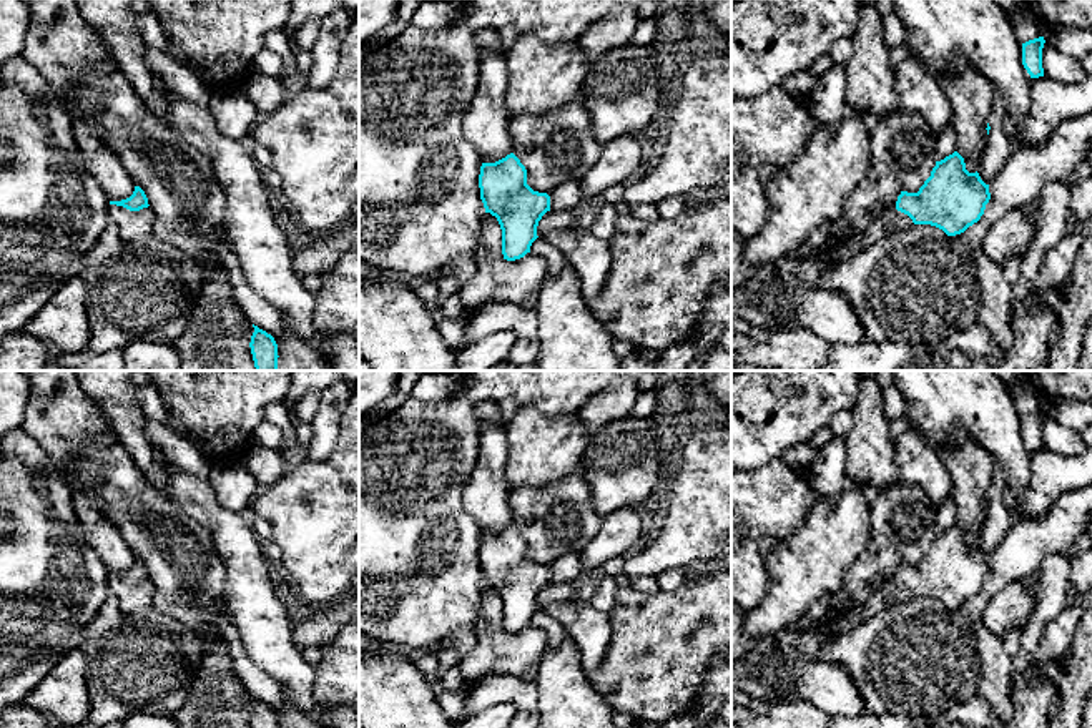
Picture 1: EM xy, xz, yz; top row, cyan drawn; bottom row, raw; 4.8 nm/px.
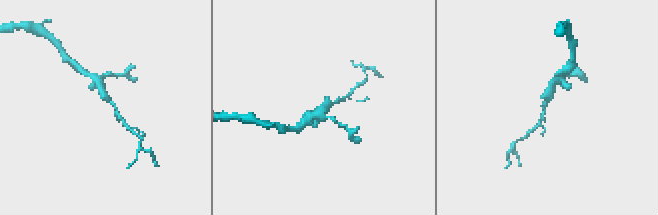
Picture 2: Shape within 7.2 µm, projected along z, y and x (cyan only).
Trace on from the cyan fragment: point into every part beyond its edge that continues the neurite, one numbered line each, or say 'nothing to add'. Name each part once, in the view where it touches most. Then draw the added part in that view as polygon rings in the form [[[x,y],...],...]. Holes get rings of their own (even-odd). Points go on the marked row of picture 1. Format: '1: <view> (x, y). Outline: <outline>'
1: xy (132, 225). Outline: [[[110,204],[110,223],[113,223],[126,241],[153,234],[155,214],[151,208],[130,211],[123,206]]]

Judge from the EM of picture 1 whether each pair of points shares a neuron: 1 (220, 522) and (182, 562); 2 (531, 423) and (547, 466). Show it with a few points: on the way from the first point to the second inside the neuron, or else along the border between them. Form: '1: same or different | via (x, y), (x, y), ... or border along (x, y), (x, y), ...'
1: different | border along (182, 506), (210, 532), (225, 569)
2: same | via (531, 432), (542, 449), (542, 456)

